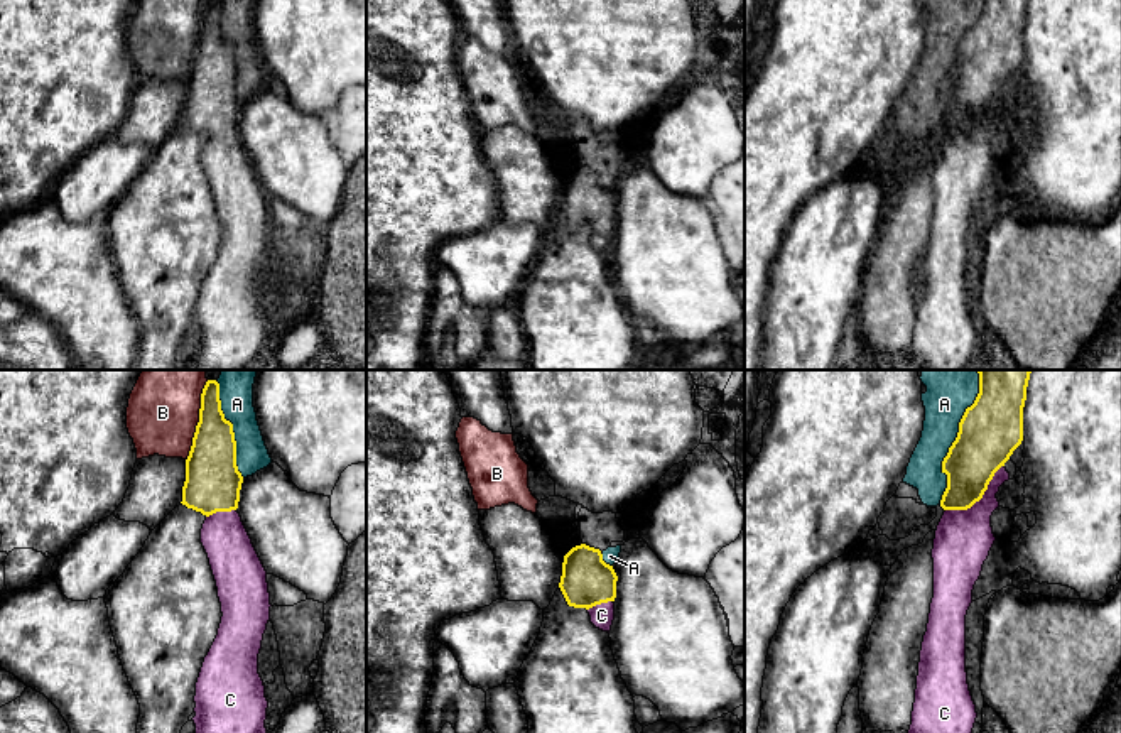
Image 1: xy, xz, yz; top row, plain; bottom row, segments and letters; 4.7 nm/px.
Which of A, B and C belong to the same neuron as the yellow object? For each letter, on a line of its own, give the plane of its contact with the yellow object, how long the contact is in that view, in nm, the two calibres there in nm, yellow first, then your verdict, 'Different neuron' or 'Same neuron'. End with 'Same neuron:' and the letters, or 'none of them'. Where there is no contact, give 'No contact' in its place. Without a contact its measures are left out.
A: Touches yellow in yz. Shared border 650 nm. Thickness 300 nm (yellow) against 200 nm. Different neuron
B: Touches yellow in xy. Shared border 400 nm. Thickness 240 nm (yellow) against 340 nm. Different neuron
C: Touches yellow in yz. Shared border 360 nm. Thickness 260 nm (yellow) against 280 nm. Same neuron
Same neuron: C

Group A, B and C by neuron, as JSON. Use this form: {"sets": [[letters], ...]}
{"sets": [["A"], ["B"], ["C"]]}

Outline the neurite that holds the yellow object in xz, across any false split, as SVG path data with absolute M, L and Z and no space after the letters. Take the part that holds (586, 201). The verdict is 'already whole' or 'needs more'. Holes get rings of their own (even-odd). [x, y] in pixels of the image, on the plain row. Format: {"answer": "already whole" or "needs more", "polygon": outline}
{"answer": "needs more", "polygon": "M581 166L564 177L559 209L567 226L586 230L591 245L608 255L615 242L616 203L599 171Z"}

